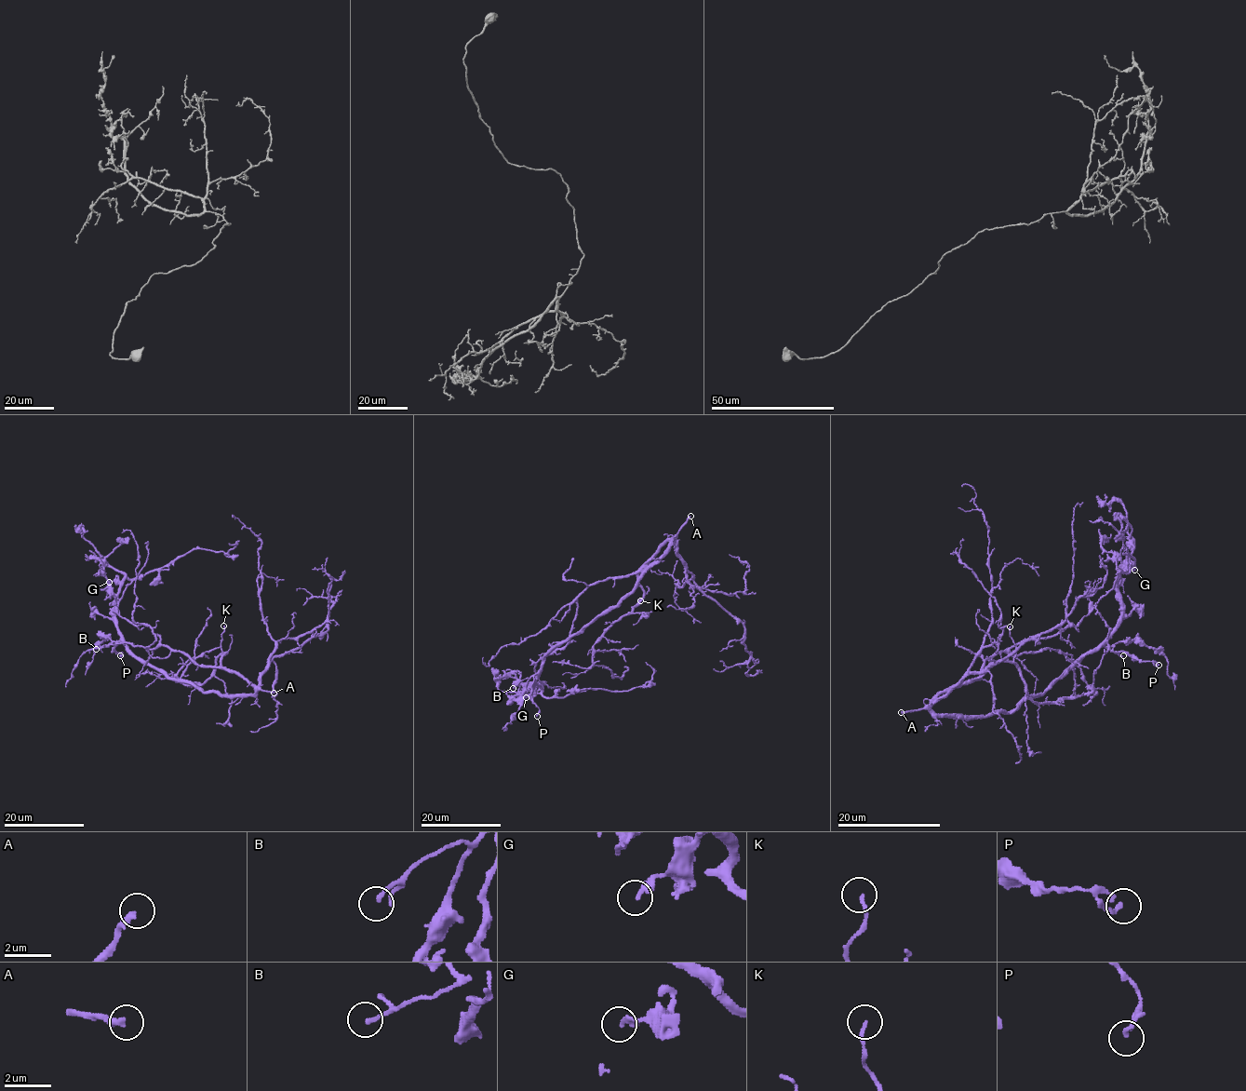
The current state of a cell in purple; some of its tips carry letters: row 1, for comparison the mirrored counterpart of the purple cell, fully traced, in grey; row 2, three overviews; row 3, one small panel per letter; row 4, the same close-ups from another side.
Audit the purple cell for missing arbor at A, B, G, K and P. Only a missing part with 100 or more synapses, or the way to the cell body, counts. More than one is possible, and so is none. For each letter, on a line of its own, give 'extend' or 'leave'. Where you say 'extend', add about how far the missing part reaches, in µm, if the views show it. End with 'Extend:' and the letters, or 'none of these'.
A: extend | 200 µm
B: leave
G: leave
K: leave
P: leave
Extend: A

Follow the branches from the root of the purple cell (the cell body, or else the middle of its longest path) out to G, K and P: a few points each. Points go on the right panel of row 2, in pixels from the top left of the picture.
G: (988, 715), (1011, 712), (1024, 699), (1039, 695), (1091, 653), (1120, 614), (1117, 579), (1134, 570)
K: (988, 715), (939, 716), (931, 702), (952, 687), (980, 678), (995, 662), (1012, 661), (1016, 645), (1010, 626)
P: (988, 715), (1011, 712), (1024, 699), (1039, 695), (1083, 655), (1101, 647), (1128, 652), (1158, 665)

